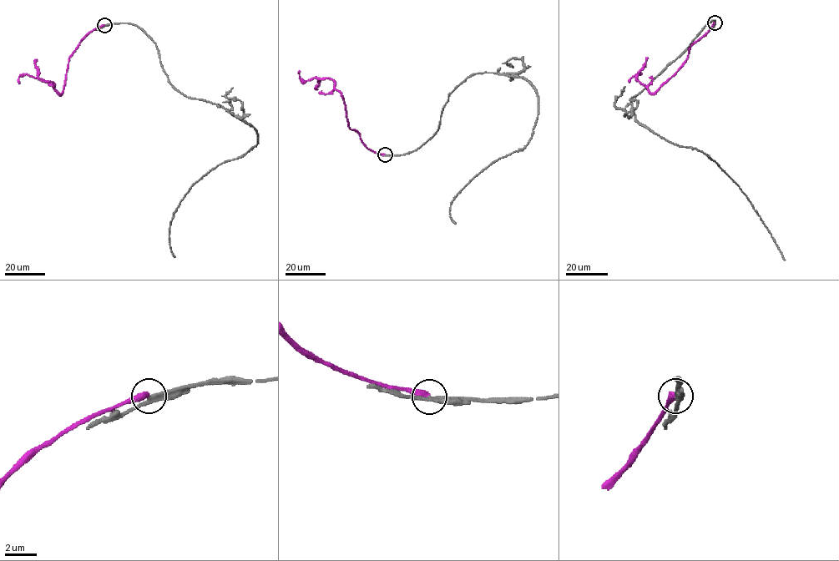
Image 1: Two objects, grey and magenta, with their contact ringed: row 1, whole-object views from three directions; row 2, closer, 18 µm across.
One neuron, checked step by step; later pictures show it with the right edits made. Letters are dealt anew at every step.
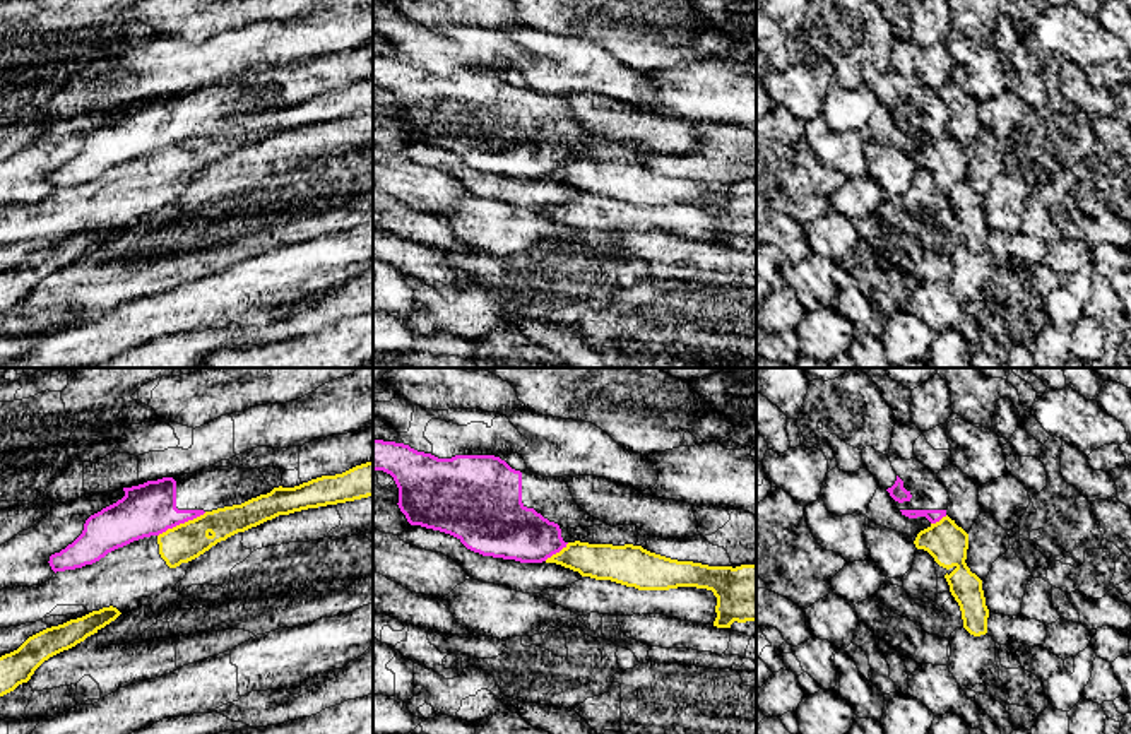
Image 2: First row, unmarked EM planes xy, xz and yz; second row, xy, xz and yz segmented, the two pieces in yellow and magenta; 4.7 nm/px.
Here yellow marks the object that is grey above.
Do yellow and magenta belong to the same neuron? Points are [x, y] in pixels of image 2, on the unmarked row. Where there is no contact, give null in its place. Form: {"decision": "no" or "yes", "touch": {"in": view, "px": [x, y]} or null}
{"decision": "no", "touch": {"in": "xy", "px": [182, 141]}}

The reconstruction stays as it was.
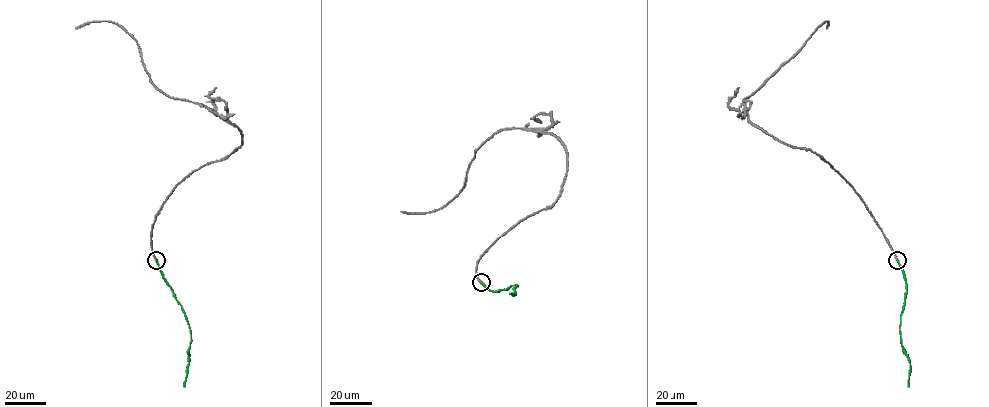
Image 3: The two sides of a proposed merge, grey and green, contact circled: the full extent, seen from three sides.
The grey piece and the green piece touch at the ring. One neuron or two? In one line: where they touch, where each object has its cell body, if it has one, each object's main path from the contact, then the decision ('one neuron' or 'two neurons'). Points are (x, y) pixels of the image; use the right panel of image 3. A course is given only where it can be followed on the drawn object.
(897, 260) | grey none | green none | grey via (897, 260), (865, 203), (828, 163), (810, 149), (784, 144), (748, 119), (744, 99), (828, 21), (826, 28) | green via (897, 260), (906, 285), (899, 329), (902, 346), (910, 364), (908, 386) | one neuron

